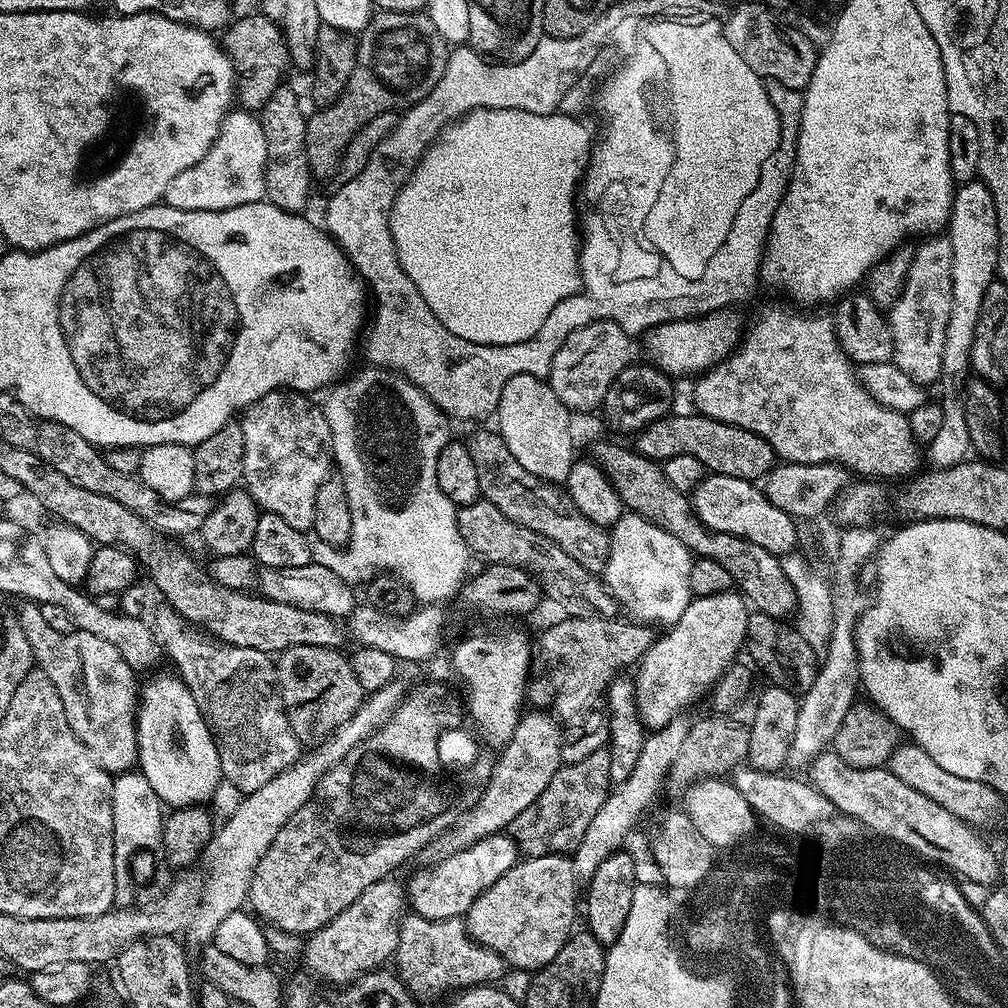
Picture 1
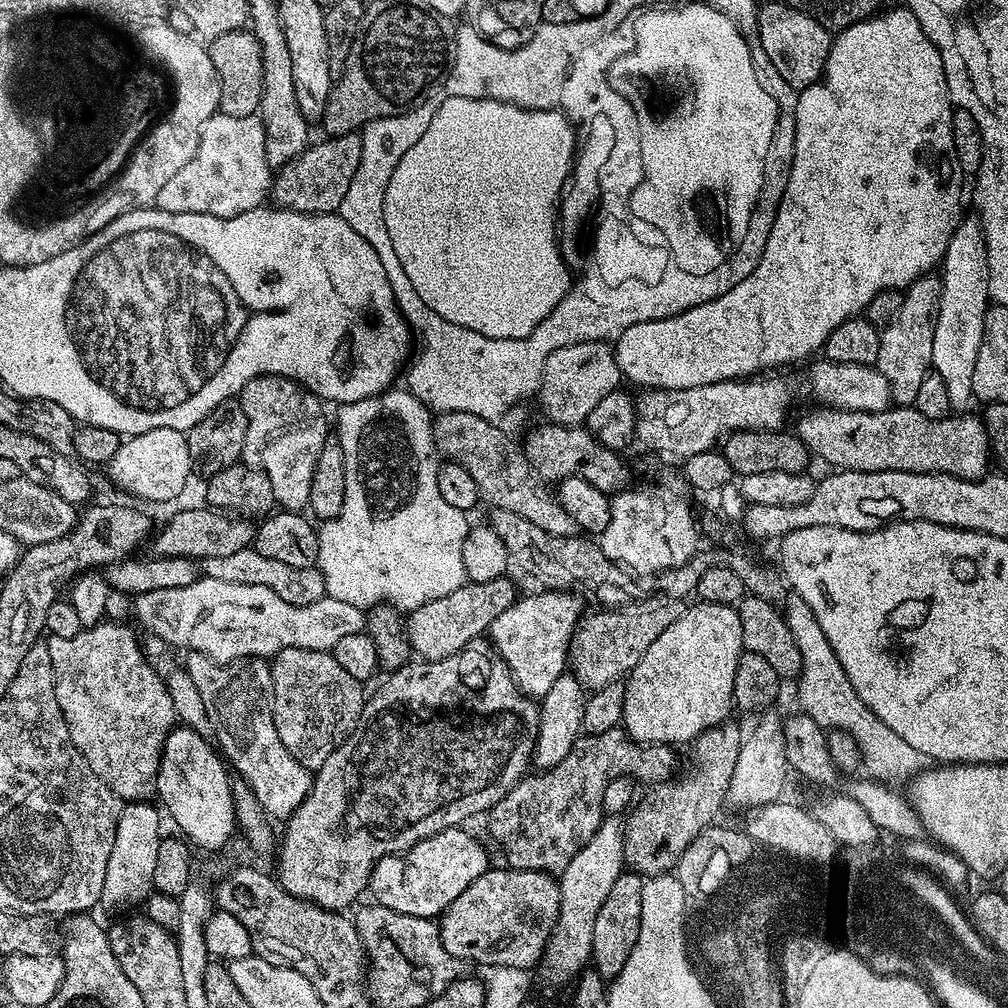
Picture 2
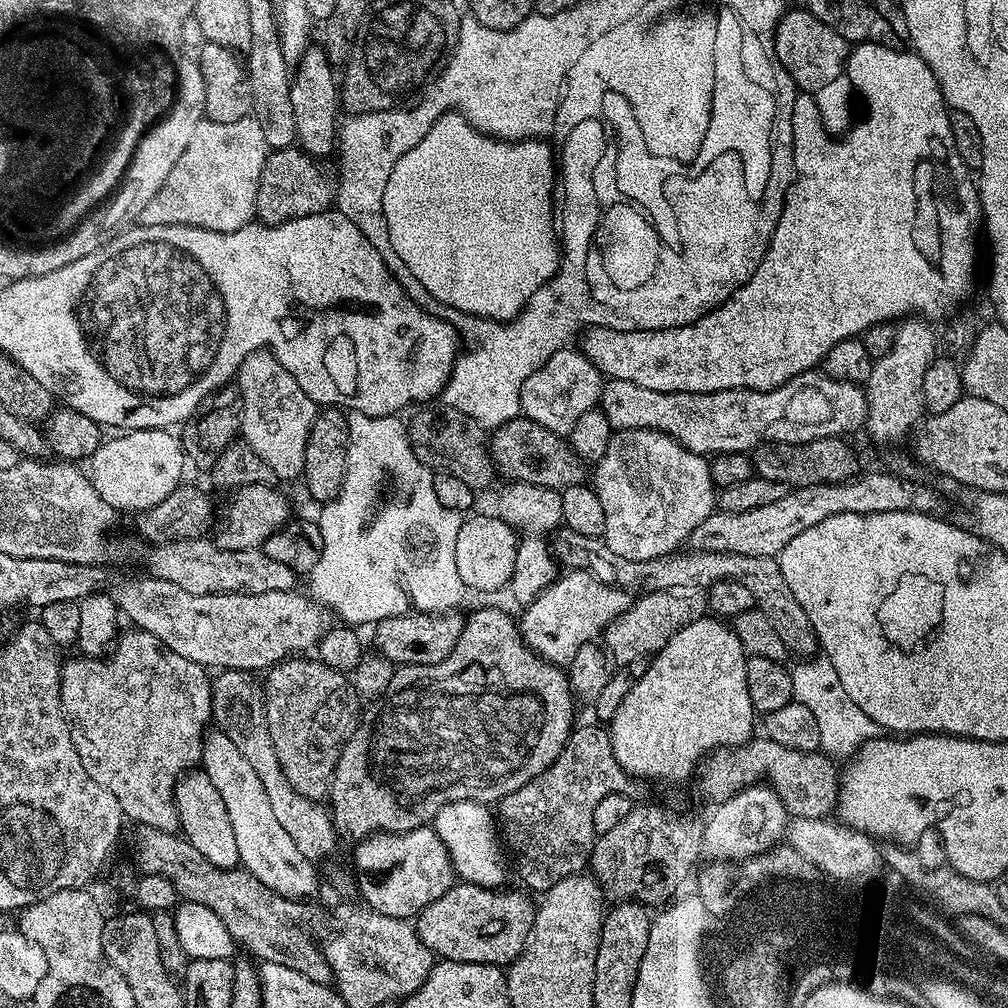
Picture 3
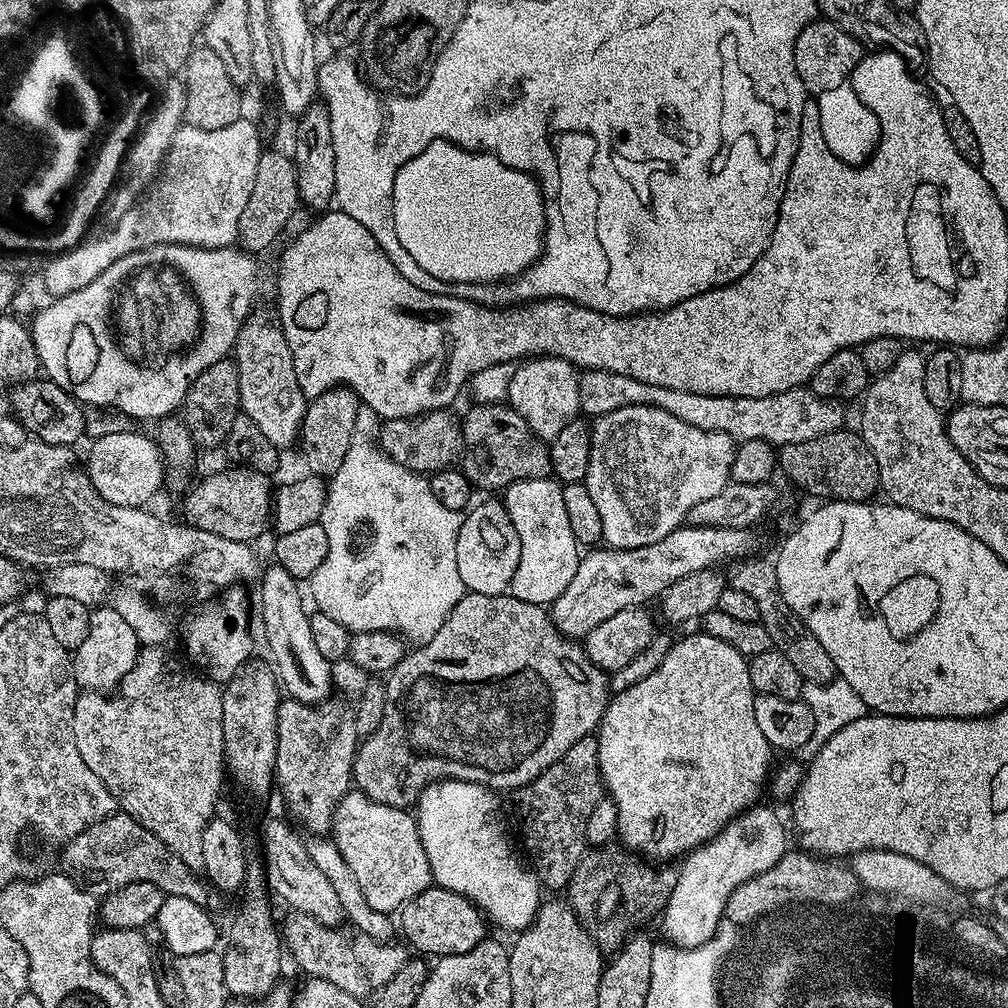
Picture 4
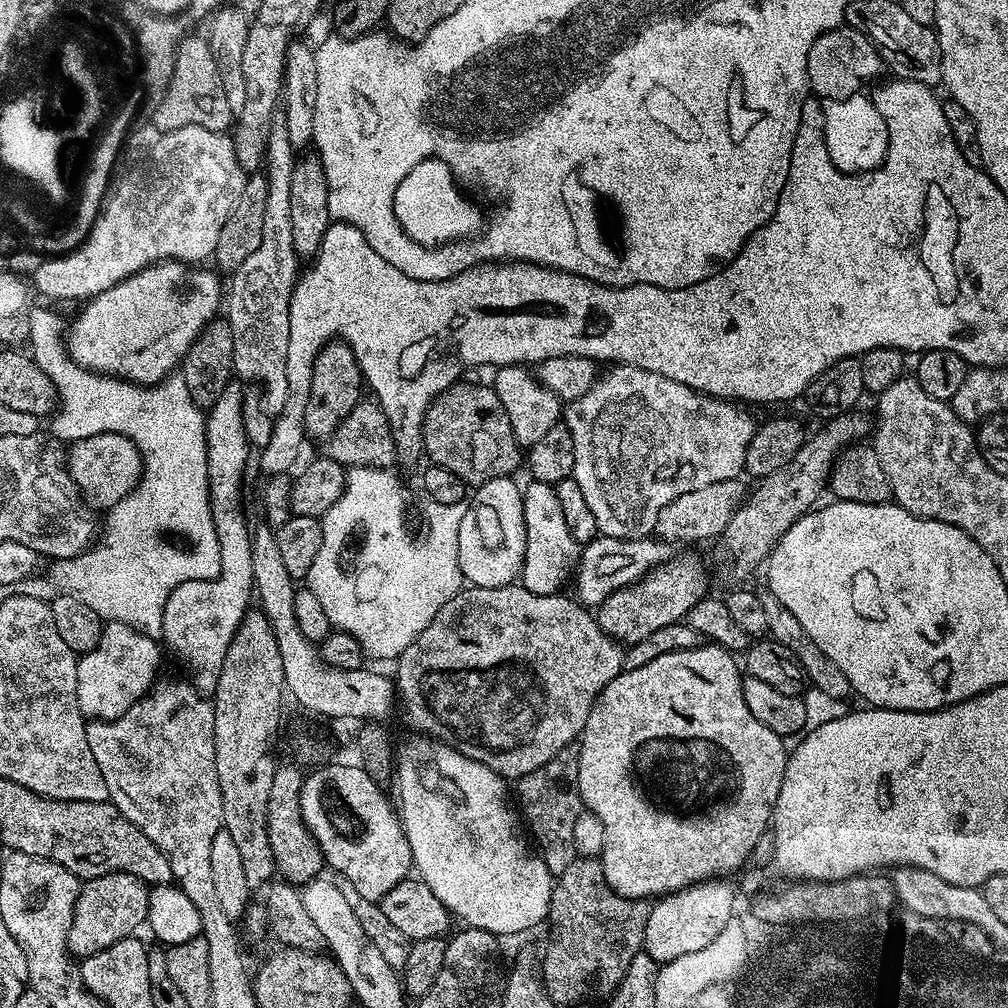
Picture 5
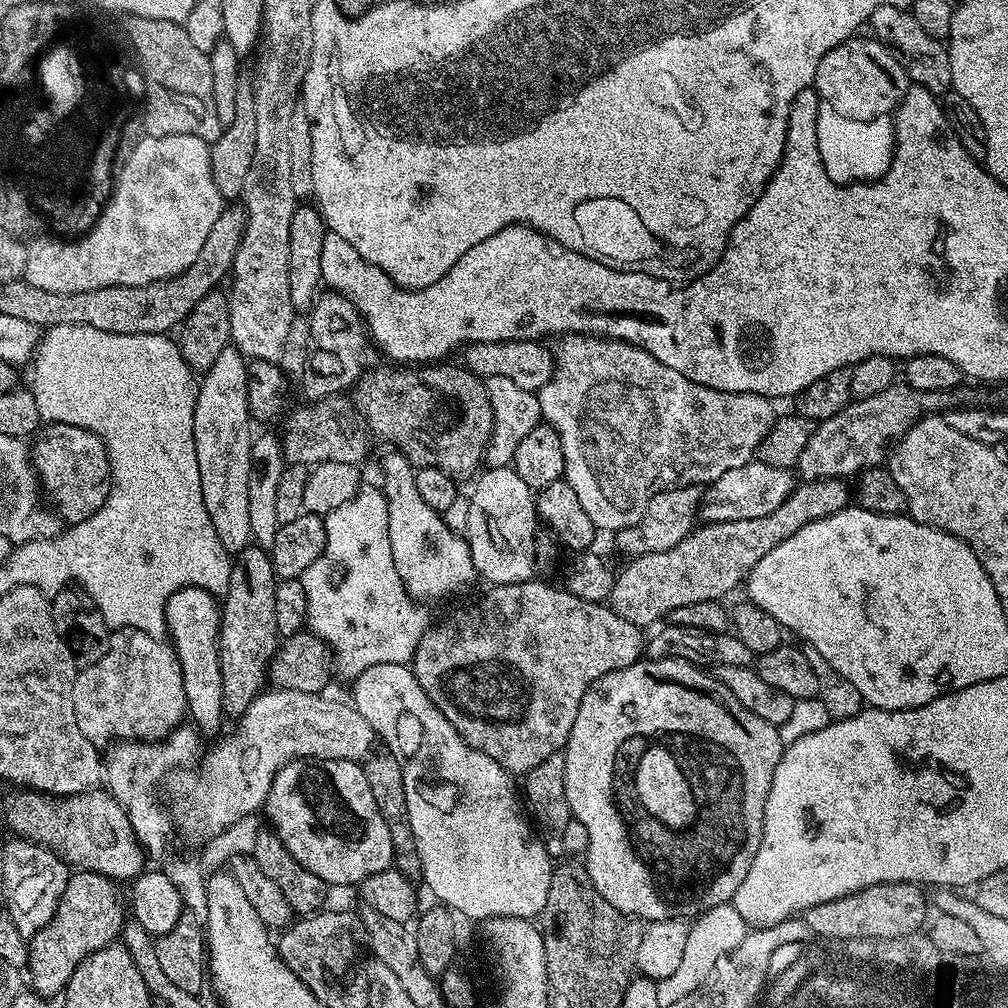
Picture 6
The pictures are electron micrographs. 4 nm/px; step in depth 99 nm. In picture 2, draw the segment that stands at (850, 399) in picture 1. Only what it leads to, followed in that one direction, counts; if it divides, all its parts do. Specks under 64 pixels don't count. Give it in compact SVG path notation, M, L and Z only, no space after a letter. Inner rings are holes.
M816 406L813 412L808 412L794 427L795 435L801 443L808 447L809 453L821 456L826 463L832 464L833 469L847 470L850 472L945 472L951 476L957 476L963 480L981 480L983 476L989 475L988 460L990 461L990 447L987 431L984 428L984 421L979 415L973 414L952 414L942 420L931 420L926 418L915 406L889 406L885 412L847 412L841 408L829 408L827 406Z

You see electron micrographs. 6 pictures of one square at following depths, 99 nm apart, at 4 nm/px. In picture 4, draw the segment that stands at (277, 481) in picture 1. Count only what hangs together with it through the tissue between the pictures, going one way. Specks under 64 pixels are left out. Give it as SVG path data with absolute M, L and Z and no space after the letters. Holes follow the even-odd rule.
M249 315L236 336L234 359L238 370L240 410L279 450L297 443L304 421L306 397L294 370L294 358L279 323Z

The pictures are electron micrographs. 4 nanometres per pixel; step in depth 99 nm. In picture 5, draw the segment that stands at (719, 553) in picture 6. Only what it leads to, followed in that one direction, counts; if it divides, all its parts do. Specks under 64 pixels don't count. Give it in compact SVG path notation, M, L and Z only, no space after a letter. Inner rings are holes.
M679 556L660 564L638 583L610 594L599 604L594 615L607 636L624 646L642 642L642 638L654 634L654 630L662 630L662 626L681 623L692 607L704 599L709 588L703 562L696 556Z

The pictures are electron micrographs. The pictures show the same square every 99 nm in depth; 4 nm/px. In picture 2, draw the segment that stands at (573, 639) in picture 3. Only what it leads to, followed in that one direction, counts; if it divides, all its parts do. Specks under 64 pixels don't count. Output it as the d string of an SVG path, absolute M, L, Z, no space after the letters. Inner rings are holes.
M540 590L538 594L519 597L491 624L489 641L524 695L543 699L554 682L565 673L572 636L586 610L581 600L577 593Z

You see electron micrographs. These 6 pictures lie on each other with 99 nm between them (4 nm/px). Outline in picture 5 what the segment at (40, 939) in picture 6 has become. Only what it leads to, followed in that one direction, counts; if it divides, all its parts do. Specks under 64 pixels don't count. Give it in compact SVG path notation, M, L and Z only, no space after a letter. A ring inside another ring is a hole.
M111 872L87 881L81 887L78 898L74 902L74 918L70 922L70 930L68 931L68 950L73 957L93 956L106 950L106 946L114 946L114 942L125 940L128 936L139 933L139 928L142 928L148 919L149 891L149 885L144 881L138 879L134 874L126 874L125 872Z

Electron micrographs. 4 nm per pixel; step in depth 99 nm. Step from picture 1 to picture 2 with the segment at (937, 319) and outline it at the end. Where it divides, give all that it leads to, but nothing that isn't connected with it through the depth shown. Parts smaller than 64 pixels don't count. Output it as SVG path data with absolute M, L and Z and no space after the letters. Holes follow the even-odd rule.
M925 274L909 284L904 292L902 310L892 316L892 321L880 332L880 345L875 367L886 378L892 391L892 404L896 406L915 405L918 386L930 374L932 351L934 350L934 326L938 318L940 301L940 277Z

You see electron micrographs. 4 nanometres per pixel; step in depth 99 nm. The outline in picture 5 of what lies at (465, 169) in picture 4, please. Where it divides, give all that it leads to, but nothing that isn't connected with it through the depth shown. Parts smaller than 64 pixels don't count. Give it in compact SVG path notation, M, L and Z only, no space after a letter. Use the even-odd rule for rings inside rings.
M438 159L423 160L398 182L398 190L394 194L396 204L396 217L402 226L402 230L410 239L423 246L443 246L453 242L463 241L465 238L472 238L475 233L481 231L480 212L460 193L461 185L458 183L456 176L453 175L451 168L446 166L446 162Z

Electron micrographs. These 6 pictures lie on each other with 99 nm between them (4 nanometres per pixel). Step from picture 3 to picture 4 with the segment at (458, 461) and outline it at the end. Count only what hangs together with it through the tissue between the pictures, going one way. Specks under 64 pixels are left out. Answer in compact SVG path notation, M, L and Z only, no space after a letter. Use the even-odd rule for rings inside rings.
M447 409L426 412L420 416L410 419L390 419L384 420L382 428L378 430L378 443L381 451L394 458L399 465L406 466L412 472L421 474L431 474L444 468L453 467L463 453L463 436L461 434L461 421L450 414Z

